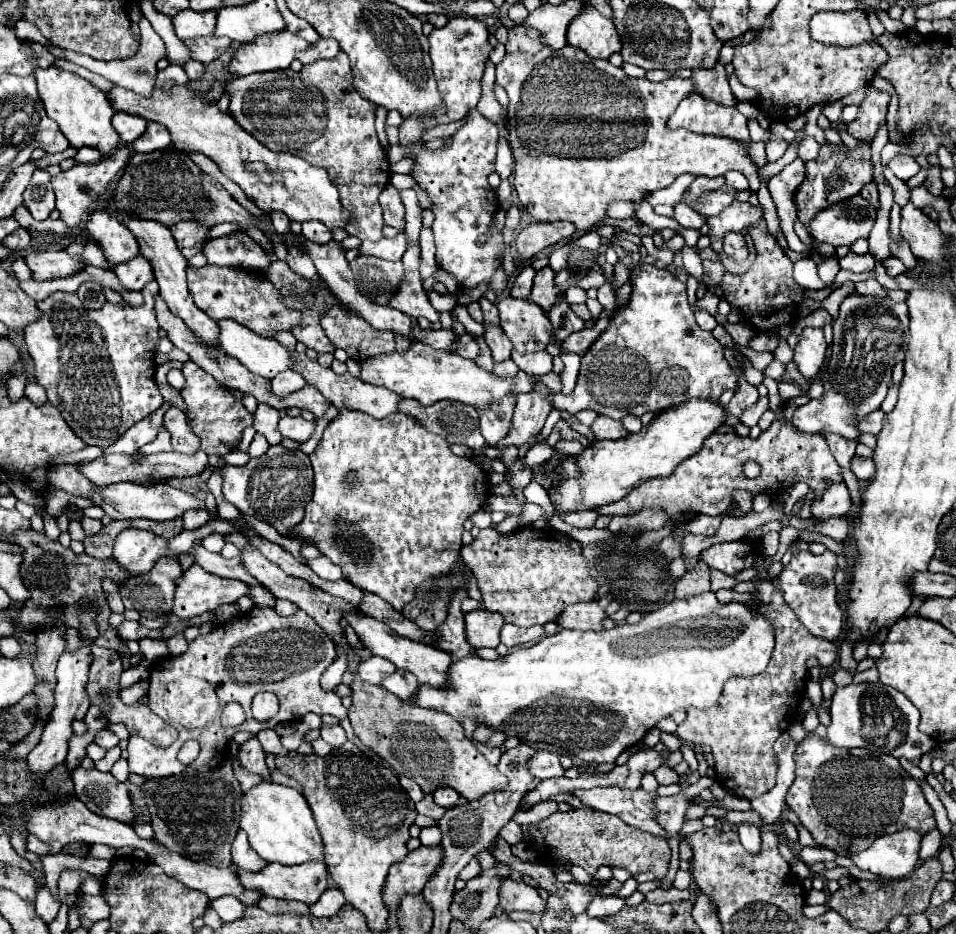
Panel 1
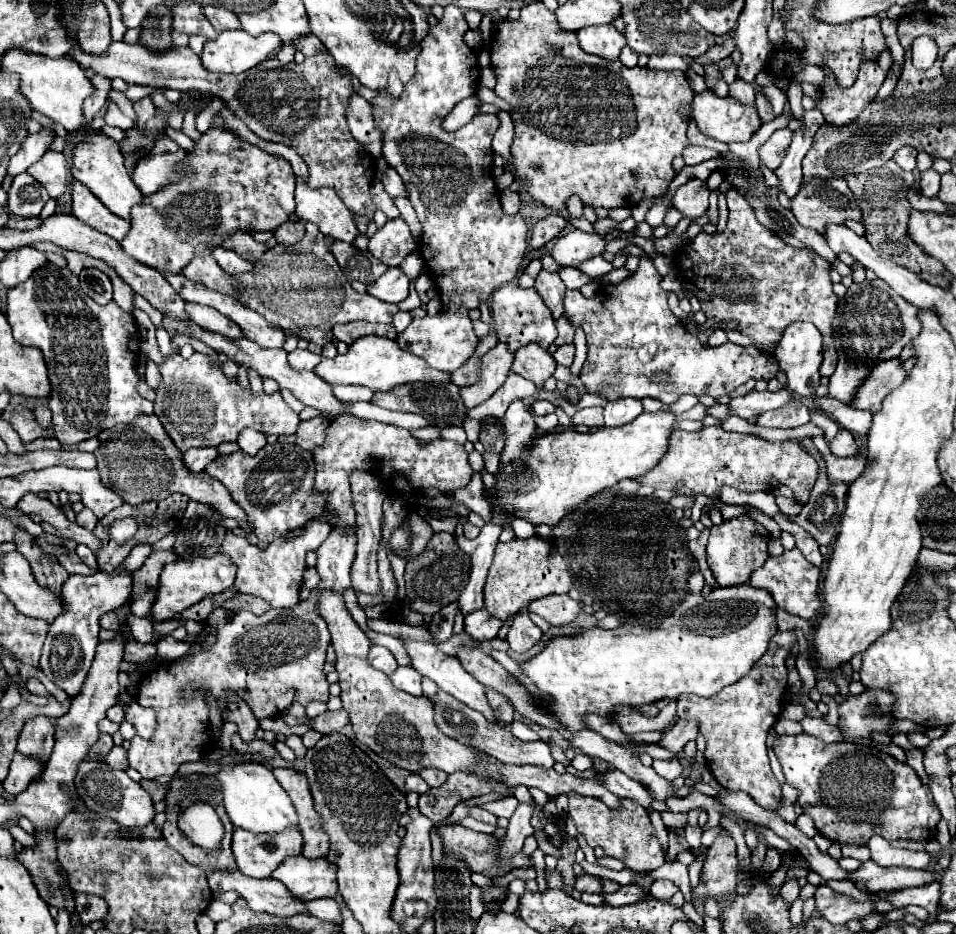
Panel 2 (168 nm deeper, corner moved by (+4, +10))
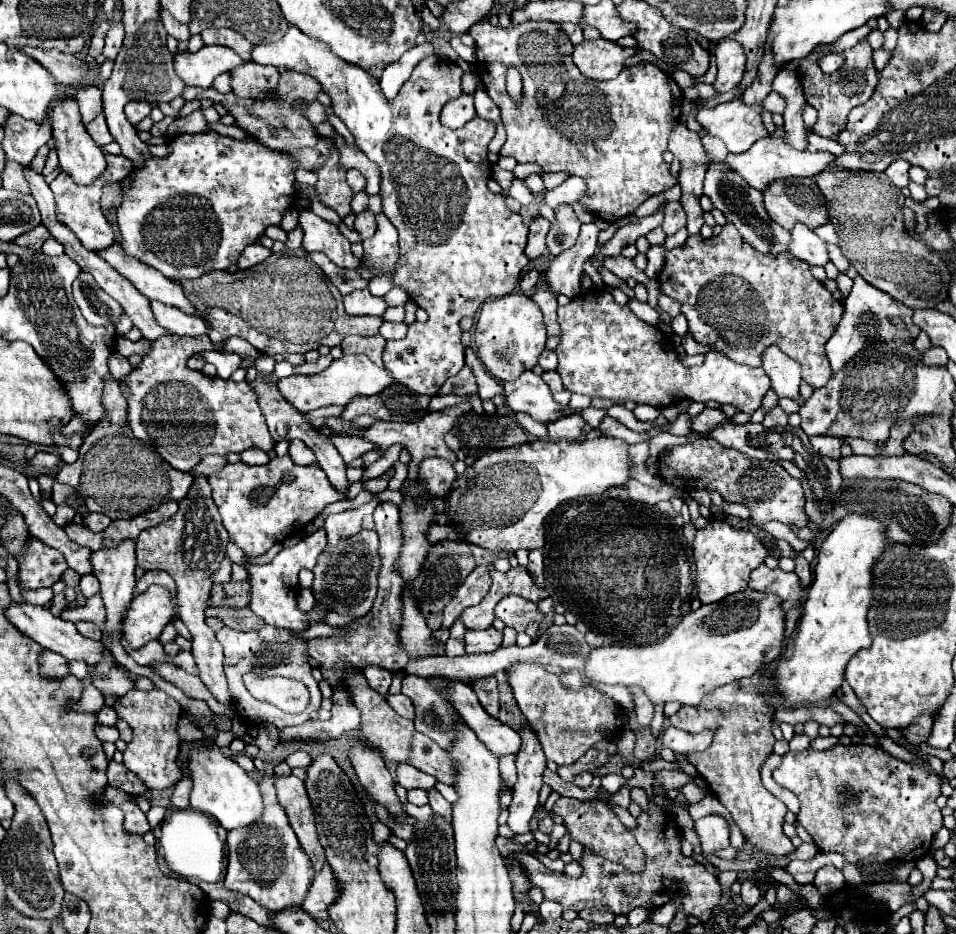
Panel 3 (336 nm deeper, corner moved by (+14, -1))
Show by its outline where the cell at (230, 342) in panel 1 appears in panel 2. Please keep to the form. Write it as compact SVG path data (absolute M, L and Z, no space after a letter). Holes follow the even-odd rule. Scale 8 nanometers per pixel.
M187 303L187 313L189 313L191 321L197 323L199 327L203 327L205 331L215 331L231 341L239 341L245 337L243 329L237 323L231 323L231 319L227 319L223 313L211 309L211 307Z

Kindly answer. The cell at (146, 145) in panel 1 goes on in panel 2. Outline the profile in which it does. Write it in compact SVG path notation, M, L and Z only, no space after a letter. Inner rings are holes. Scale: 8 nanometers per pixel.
M143 97L143 99L139 99L137 103L133 103L133 107L135 107L135 113L137 113L137 127L143 129L145 123L147 123L147 121L153 117L153 113L155 113L155 105L151 103L149 97Z

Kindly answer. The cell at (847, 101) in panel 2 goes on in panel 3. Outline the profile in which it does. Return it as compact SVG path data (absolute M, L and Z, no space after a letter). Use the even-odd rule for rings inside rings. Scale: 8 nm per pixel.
M865 38L861 42L857 42L853 48L841 52L845 62L843 62L839 72L825 74L819 68L819 60L821 60L821 56L831 54L831 52L833 50L829 50L829 52L811 52L807 58L803 58L799 62L799 78L803 82L803 92L805 92L807 102L819 112L819 118L817 118L817 124L813 126L813 132L823 136L823 138L835 140L837 134L845 128L847 114L851 112L851 108L855 108L859 104L865 104L871 98L871 94L873 94L873 90L879 82L879 76L877 76L877 70L873 66L873 58L871 58L873 50L871 50L871 46Z

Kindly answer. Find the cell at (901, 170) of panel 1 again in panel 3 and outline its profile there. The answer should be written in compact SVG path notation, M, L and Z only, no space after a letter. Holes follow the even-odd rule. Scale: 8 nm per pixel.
M895 160L895 162L885 170L885 174L891 178L891 182L893 182L895 186L905 188L905 186L911 182L911 180L909 180L909 168L911 168L909 162L905 162L905 160Z

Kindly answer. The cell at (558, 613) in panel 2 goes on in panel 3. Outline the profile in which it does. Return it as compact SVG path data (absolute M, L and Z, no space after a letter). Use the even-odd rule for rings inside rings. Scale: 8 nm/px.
M505 596L497 606L495 606L495 616L505 624L515 628L517 632L523 632L527 628L527 624L533 622L541 622L545 616L537 610L537 604L521 598L521 596Z

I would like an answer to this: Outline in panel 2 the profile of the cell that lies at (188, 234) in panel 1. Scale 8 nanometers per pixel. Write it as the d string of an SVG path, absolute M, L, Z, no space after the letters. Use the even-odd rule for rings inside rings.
M211 127L211 131L203 133L201 139L195 143L195 151L193 151L193 153L187 153L187 159L185 159L183 167L189 167L191 171L195 171L195 173L197 173L197 179L189 179L189 181L185 179L185 181L179 181L179 183L171 183L171 185L167 185L165 189L157 191L155 195L145 197L141 205L133 207L133 211L131 211L131 217L133 217L133 219L131 219L131 231L129 231L127 239L121 241L121 247L123 247L123 251L125 251L127 255L131 255L133 259L137 259L139 263L143 263L143 265L147 265L147 267L151 267L151 269L169 271L169 273L181 273L183 267L195 257L195 249L197 249L197 255L207 255L207 253L211 253L215 247L219 247L221 241L223 241L227 235L235 233L237 229L241 229L241 231L251 231L251 229L257 229L257 231L275 231L275 227L279 227L281 223L285 223L285 221L289 219L289 215L295 211L295 197L293 197L293 191L295 191L295 175L293 175L291 163L285 161L283 157L265 153L263 149L259 149L259 147L255 147L255 145L251 145L251 143L247 143L247 141L243 141L243 139L239 139L239 137L237 137L235 133L231 133L231 131L221 131L221 129L213 129L213 127Z

